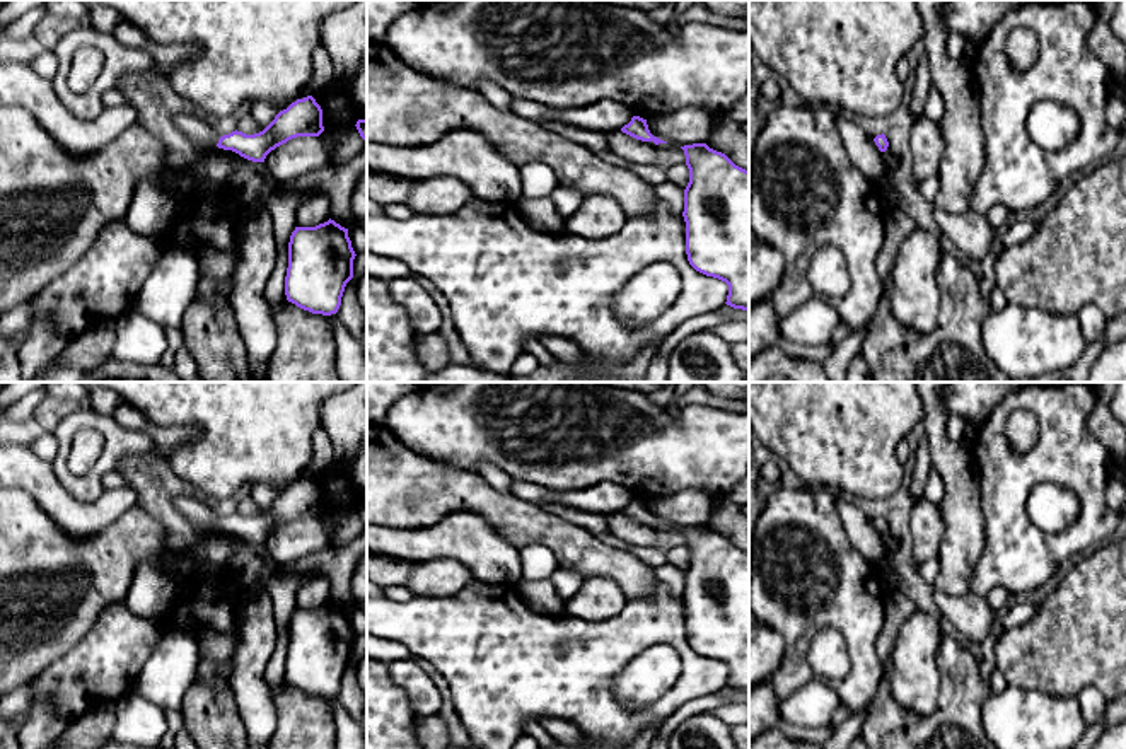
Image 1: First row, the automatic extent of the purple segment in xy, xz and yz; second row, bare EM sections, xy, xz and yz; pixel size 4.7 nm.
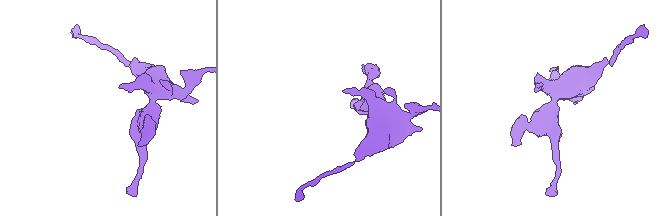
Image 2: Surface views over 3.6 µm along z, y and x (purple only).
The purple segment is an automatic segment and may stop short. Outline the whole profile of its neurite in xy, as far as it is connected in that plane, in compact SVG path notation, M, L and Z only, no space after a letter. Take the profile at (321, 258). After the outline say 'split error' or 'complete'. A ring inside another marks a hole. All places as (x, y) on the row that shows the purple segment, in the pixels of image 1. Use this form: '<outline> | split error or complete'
M331 218L316 227L295 227L288 242L287 300L312 314L336 314L345 287L353 278L355 256L348 229Z | complete

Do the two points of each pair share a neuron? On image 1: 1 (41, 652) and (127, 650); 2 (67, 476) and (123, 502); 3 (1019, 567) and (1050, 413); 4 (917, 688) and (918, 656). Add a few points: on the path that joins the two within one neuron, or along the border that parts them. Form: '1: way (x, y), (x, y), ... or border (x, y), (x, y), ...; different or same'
1: border (94, 623), (63, 656), (34, 676); different
2: border (63, 485), (82, 500), (94, 500), (104, 490); different
3: way (1014, 529), (1014, 487), (1050, 451); same
4: way (917, 679), (917, 664); same

